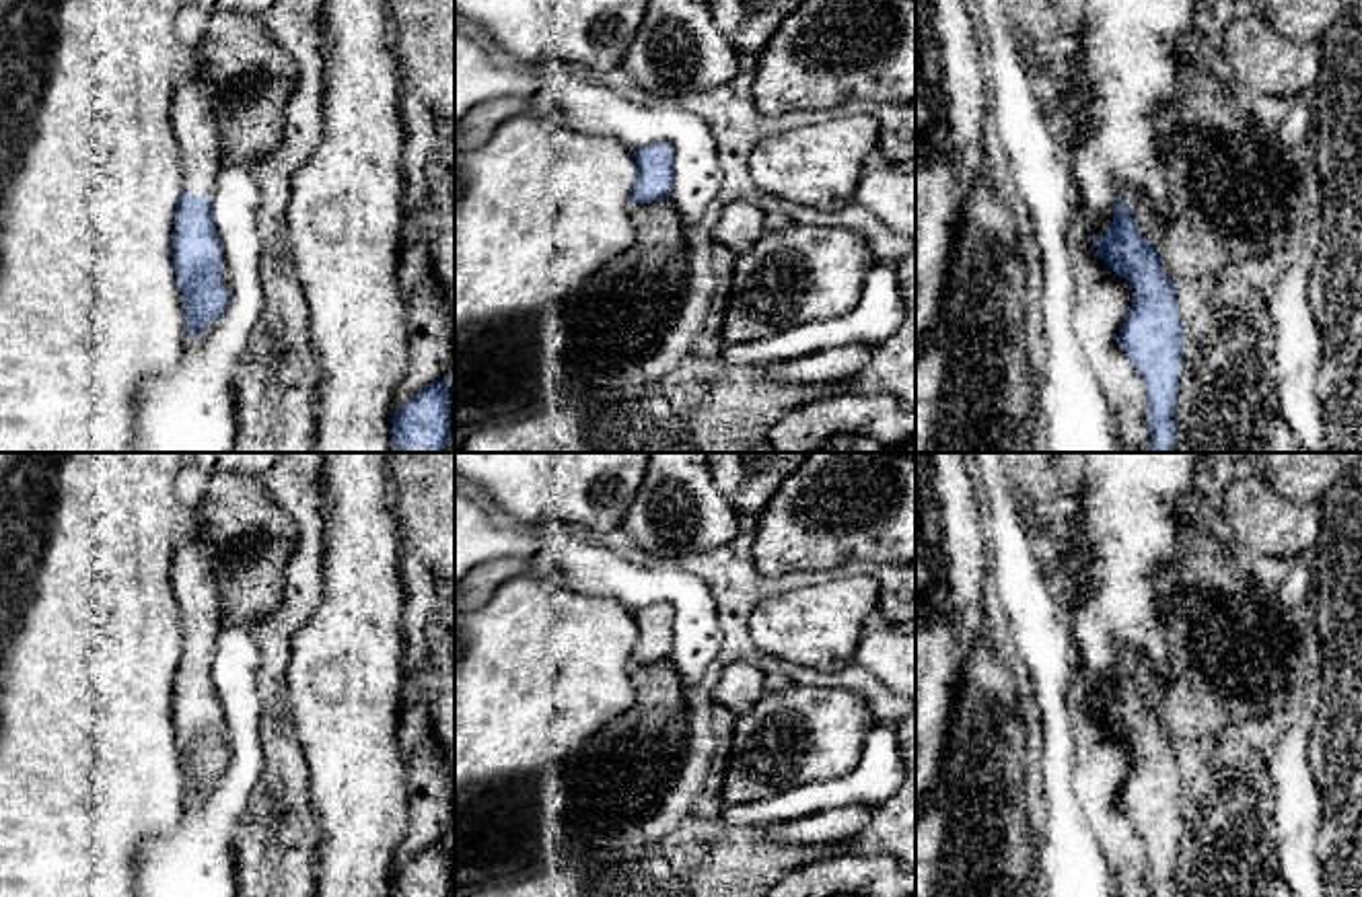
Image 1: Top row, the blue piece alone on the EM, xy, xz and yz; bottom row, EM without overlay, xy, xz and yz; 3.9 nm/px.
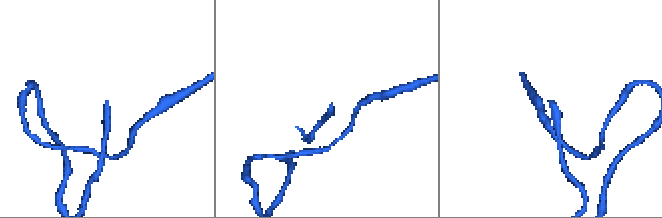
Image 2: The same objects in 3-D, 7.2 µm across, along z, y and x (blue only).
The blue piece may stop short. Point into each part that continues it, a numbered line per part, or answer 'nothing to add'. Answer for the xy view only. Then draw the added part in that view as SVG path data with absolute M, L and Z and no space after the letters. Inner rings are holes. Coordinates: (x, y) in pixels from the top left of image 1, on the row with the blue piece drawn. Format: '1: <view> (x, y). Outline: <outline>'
1: xy (194, 128). Outline: M189 45L193 53L191 70L177 80L175 99L171 105L173 132L179 144L181 160L181 191L195 193L200 198L216 198L216 175L220 171L220 138L212 119L212 91L202 76L202 64L195 58L195 45Z

